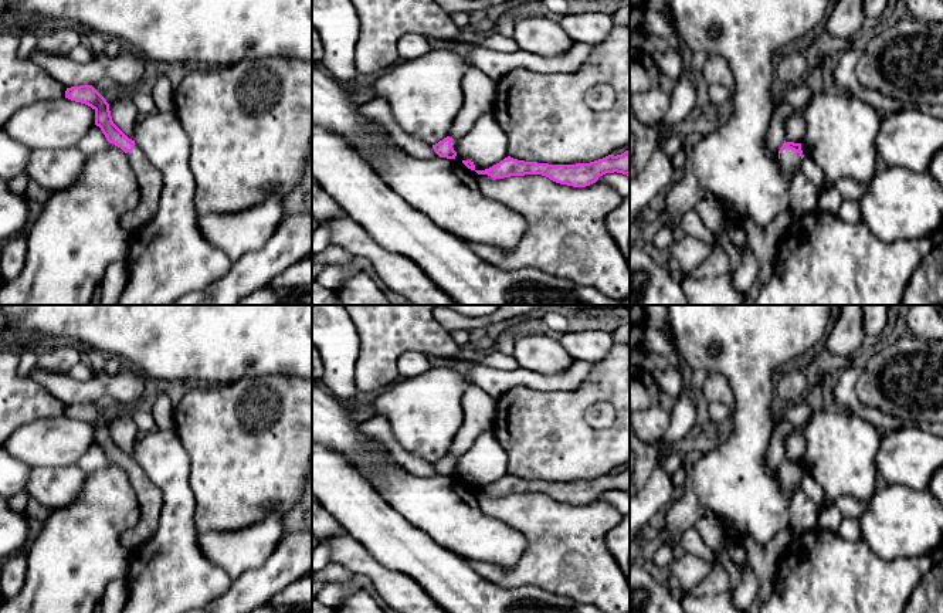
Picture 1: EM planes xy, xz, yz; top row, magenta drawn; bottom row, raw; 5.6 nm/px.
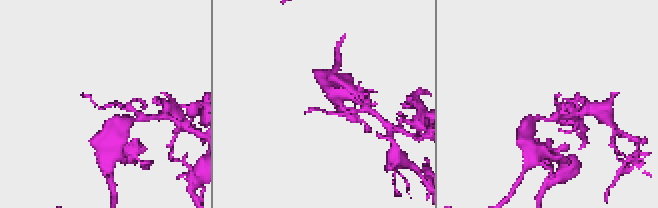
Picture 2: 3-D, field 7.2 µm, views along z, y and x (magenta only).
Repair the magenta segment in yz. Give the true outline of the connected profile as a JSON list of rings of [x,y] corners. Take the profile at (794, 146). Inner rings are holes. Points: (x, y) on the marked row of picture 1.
[[[786,142],[779,150],[780,167],[793,179],[800,172],[804,155],[801,143]]]

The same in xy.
[[[92,85],[67,88],[65,98],[91,106],[95,111],[95,125],[101,128],[106,140],[126,153],[140,186],[140,203],[133,211],[122,216],[121,226],[129,234],[136,233],[157,213],[163,187],[162,172],[149,160],[135,140],[129,139],[113,123],[109,104]]]

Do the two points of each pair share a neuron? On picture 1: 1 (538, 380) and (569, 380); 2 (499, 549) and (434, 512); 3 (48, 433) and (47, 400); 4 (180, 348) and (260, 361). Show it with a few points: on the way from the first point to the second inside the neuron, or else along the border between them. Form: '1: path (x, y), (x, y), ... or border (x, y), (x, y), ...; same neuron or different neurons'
1: path (545, 382), (562, 382); same neuron
2: path (484, 539), (467, 531), (450, 515); same neuron
3: border (64, 415), (34, 419), (17, 429); different neurons
4: path (200, 348), (240, 348); same neuron

